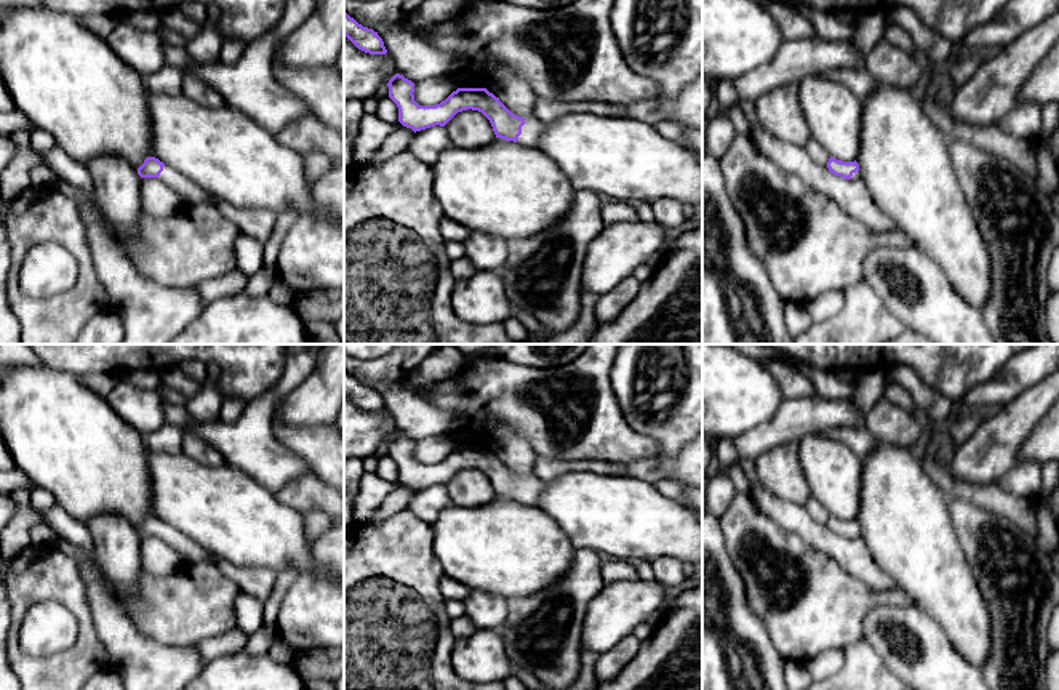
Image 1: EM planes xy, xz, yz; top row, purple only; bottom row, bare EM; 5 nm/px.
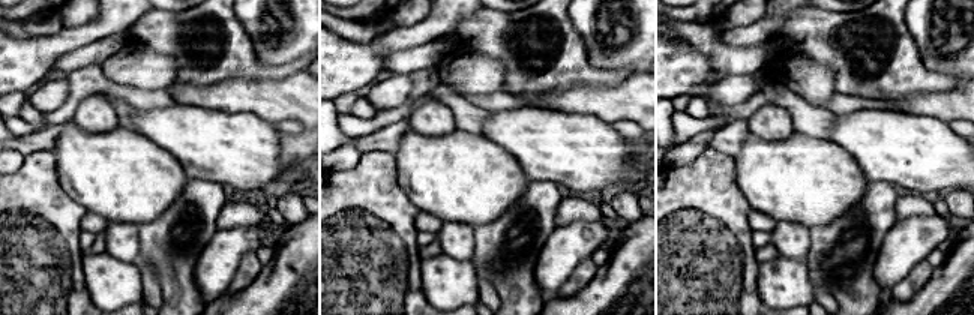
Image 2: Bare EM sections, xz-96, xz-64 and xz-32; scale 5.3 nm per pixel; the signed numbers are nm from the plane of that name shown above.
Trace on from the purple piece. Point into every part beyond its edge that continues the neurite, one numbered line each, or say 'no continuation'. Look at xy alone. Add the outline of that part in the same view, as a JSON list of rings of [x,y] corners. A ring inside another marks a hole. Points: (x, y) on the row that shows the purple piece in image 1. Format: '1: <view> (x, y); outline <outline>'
1: xy (189, 192); outline [[[170,165],[163,166],[158,179],[168,184],[181,199],[182,205],[194,205],[194,203],[214,203],[214,197],[198,187],[192,179],[189,179],[181,171],[174,170]]]

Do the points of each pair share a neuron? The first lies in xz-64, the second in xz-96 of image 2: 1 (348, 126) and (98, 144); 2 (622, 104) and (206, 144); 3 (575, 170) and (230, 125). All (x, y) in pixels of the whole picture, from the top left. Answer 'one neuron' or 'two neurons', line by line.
1: two neurons
2: two neurons
3: one neuron

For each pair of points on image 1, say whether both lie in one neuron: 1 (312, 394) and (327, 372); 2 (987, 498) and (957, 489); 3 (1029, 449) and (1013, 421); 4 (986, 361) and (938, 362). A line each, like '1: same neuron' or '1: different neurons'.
1: same neuron
2: same neuron
3: different neurons
4: same neuron

